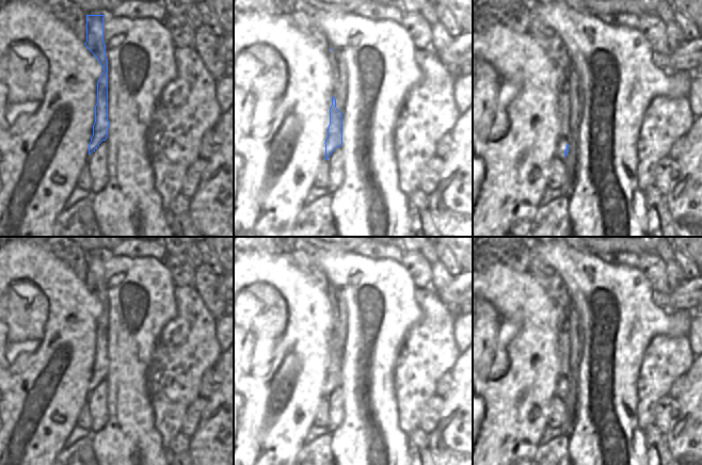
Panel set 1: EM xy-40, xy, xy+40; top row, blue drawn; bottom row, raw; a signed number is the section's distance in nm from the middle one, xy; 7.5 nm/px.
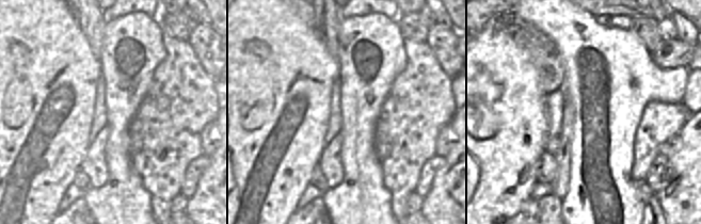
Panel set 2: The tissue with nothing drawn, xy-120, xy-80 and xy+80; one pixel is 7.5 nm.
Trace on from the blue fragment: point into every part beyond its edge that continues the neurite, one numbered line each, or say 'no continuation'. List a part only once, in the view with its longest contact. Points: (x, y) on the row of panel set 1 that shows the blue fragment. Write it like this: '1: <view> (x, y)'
1: xy (338, 67).

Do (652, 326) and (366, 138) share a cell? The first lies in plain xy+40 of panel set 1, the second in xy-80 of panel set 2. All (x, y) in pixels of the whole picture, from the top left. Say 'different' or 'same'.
same

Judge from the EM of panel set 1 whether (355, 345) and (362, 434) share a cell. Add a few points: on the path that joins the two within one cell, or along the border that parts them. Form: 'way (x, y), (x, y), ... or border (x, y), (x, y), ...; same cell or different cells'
way (355, 367), (353, 390), (361, 412); same cell

